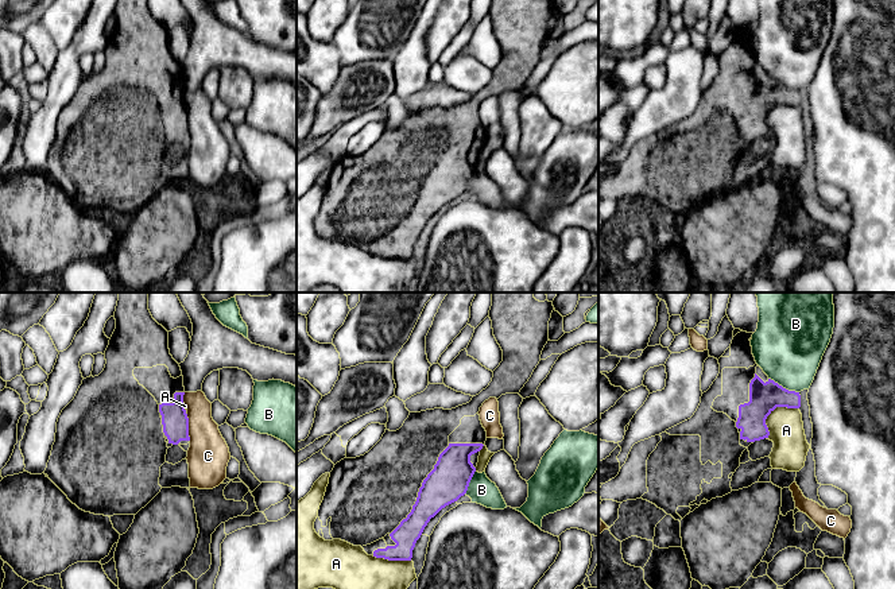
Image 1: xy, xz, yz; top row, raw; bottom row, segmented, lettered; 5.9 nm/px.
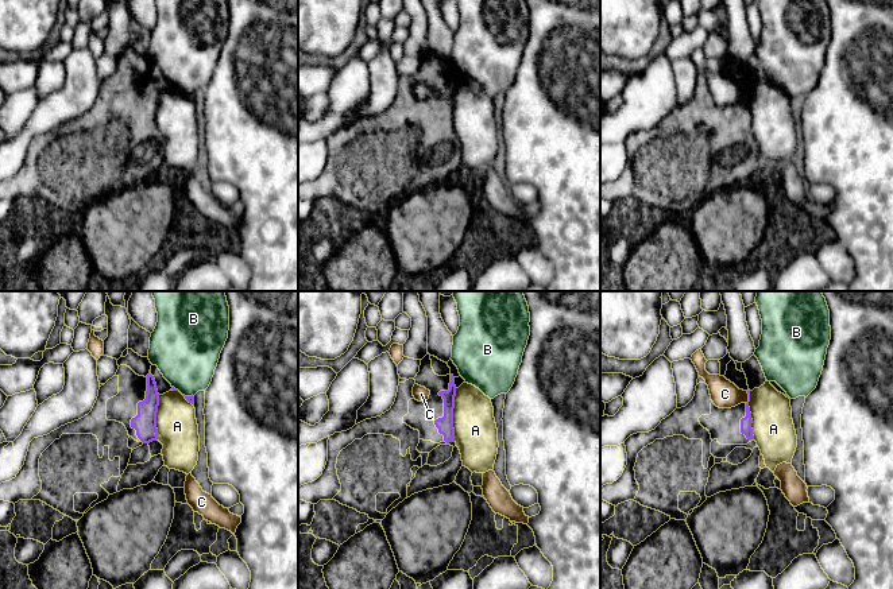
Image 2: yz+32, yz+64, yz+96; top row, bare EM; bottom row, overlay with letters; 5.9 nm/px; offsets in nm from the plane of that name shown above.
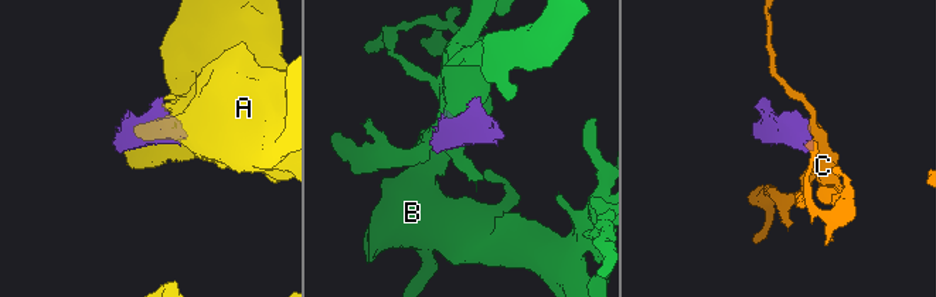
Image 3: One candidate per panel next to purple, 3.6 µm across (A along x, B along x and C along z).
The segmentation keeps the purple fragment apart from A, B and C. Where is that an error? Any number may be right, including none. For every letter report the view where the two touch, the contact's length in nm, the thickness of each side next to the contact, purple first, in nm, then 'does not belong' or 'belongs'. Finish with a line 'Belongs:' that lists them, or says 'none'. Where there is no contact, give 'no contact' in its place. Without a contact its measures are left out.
A: yz | 260 nm | 180/200 nm | does not belong
B: yz | 200 nm | 180/420 nm | does not belong
C: xy | 170 nm | 160/260 nm | does not belong
Belongs: none

